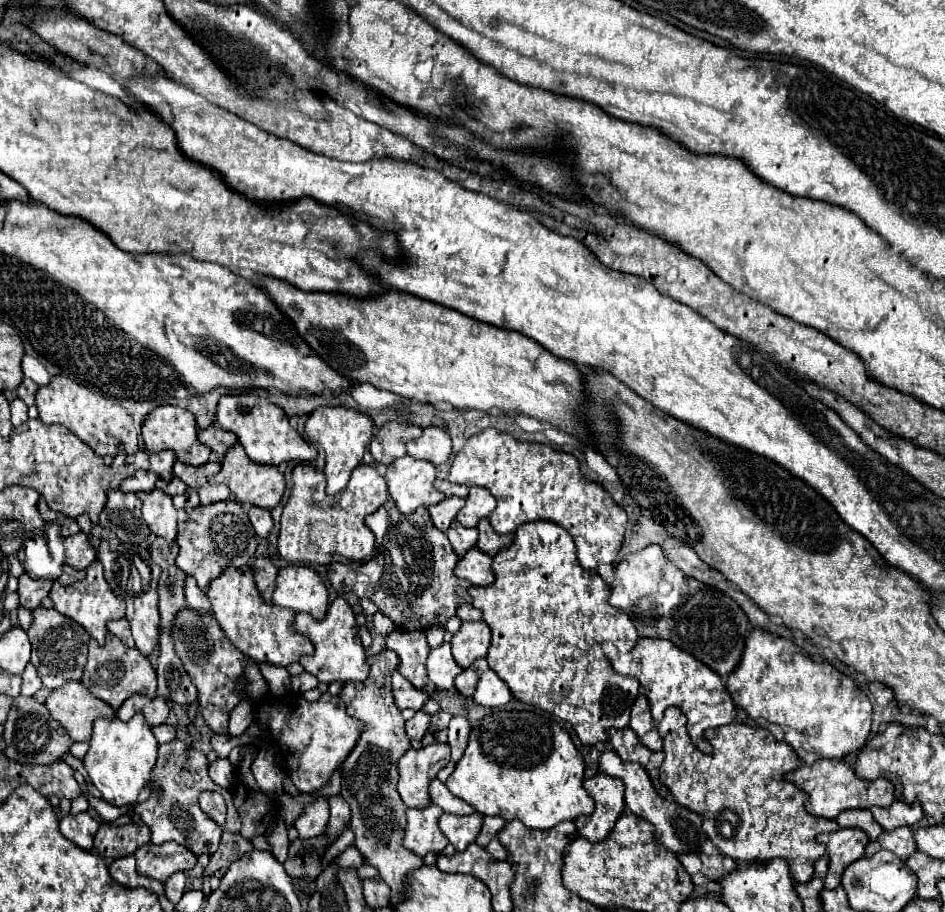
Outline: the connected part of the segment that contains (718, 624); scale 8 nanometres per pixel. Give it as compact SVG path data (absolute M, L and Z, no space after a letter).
M648 545L642 551L626 555L614 567L614 583L610 591L610 605L628 613L640 637L668 639L714 669L720 677L730 675L730 671L738 667L750 633L746 613L720 589L686 577L666 559L658 545Z

